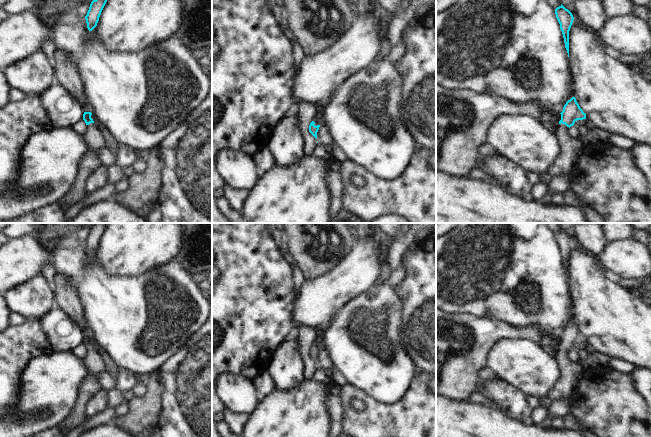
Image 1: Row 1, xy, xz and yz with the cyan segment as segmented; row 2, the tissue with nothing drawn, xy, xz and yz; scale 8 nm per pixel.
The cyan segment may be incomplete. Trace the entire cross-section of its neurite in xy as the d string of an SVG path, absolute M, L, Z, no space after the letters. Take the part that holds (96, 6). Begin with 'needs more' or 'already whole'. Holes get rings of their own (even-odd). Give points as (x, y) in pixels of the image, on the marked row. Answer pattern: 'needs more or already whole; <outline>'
already whole; M93 0L91 2L87 15L85 16L89 31L92 31L97 26L99 17L106 2L107 0Z

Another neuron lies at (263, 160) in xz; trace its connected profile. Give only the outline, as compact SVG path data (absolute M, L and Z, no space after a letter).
M266 147L252 155L252 158L258 170L263 172L267 172L275 165L274 158Z

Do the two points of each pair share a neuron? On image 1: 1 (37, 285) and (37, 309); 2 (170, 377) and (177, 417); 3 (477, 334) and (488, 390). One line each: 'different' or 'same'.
1: same
2: same
3: different

